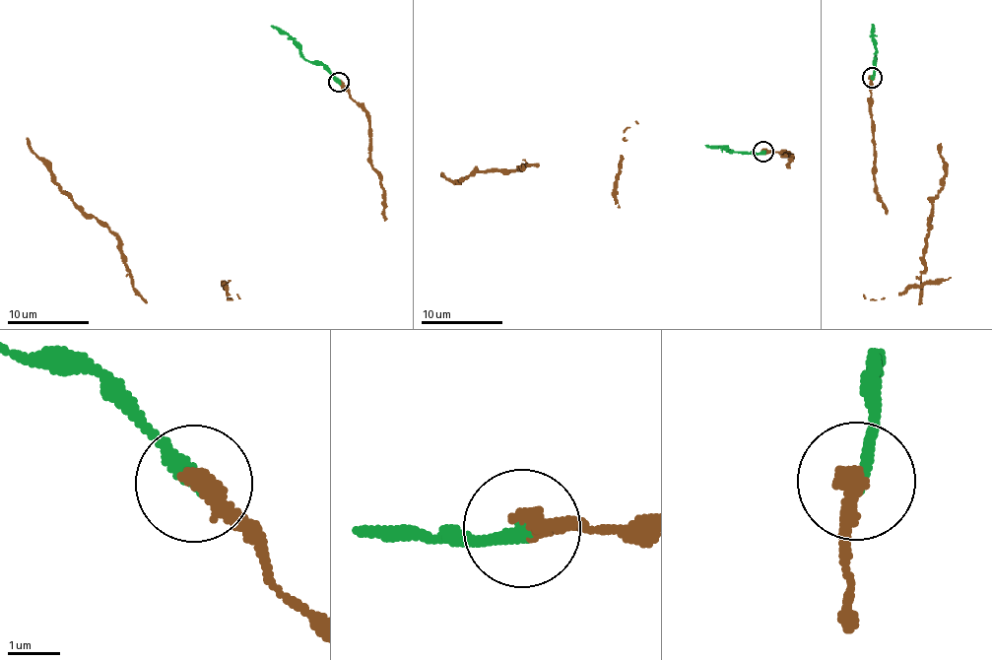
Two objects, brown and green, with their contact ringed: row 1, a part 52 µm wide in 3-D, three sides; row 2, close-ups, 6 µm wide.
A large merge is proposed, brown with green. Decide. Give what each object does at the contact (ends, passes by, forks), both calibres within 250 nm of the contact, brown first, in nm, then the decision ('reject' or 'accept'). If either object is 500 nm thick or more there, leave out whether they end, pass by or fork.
brown ends there; green ends there; 360 nm thick on the brown side, 280 nm on the other; accept

